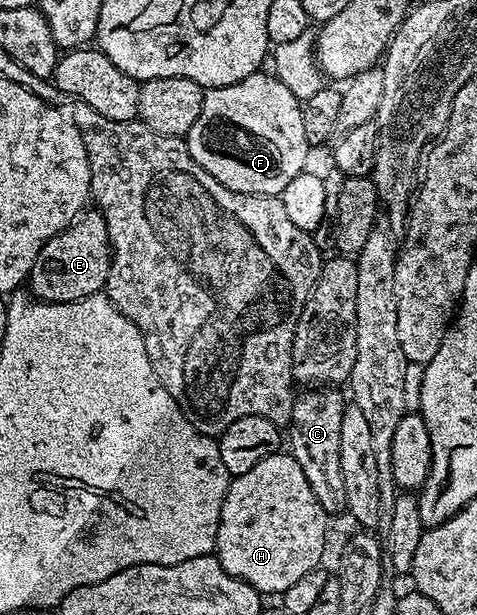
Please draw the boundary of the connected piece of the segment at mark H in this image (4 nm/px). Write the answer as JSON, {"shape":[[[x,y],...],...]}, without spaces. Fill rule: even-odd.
{"shape":[[[279,453],[264,457],[260,465],[230,480],[220,509],[216,558],[228,573],[232,573],[232,577],[252,585],[263,596],[281,597],[295,581],[304,577],[304,573],[315,570],[321,564],[318,562],[326,551],[326,522],[326,511],[320,501],[316,501],[316,493],[312,493],[312,485],[308,485],[308,477],[304,477],[304,469],[300,469],[294,456]]]}

